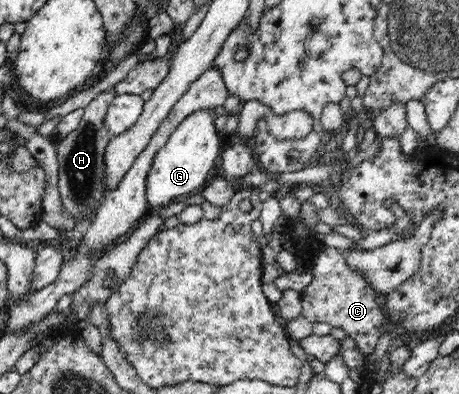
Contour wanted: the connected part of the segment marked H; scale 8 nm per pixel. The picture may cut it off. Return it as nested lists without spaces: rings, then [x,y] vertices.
[[[113,88],[96,94],[84,108],[78,128],[57,143],[60,195],[66,213],[72,216],[70,221],[76,223],[91,223],[107,195],[104,187],[104,174],[106,174],[104,151],[111,136],[104,124],[104,117],[114,97]]]

